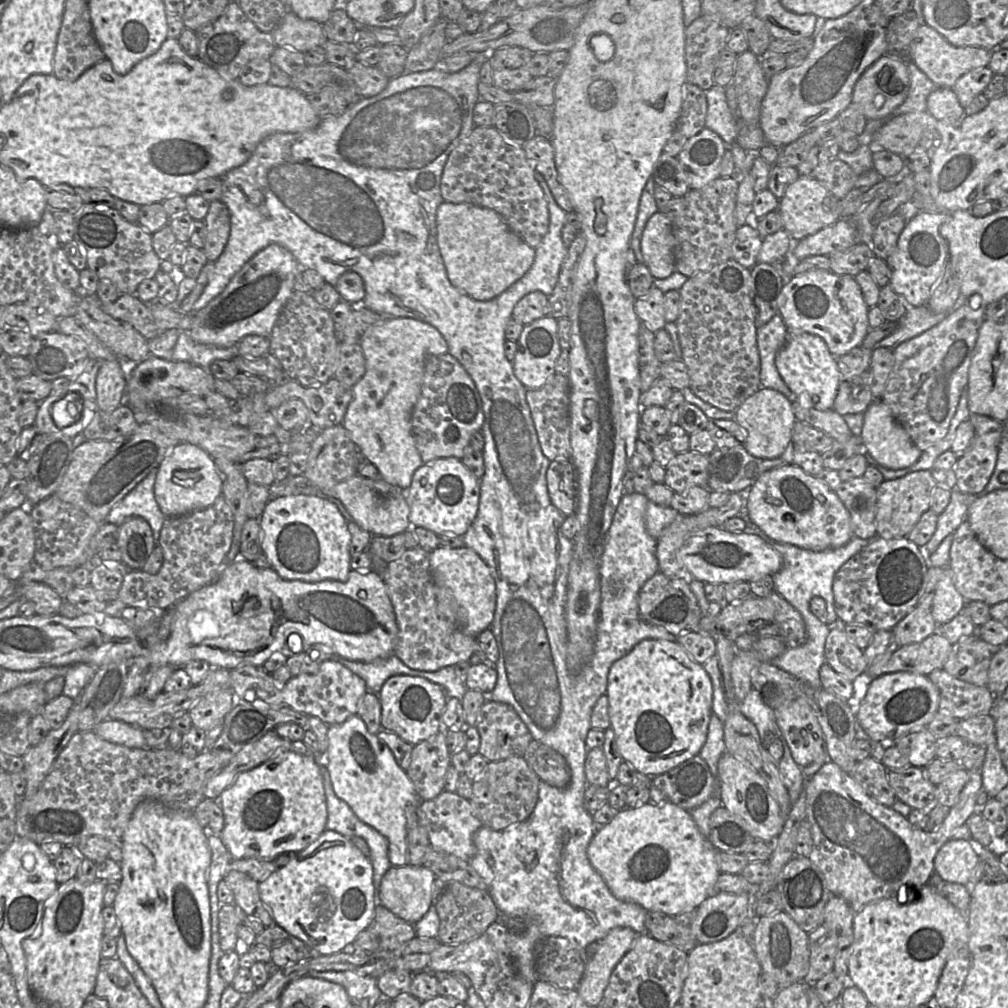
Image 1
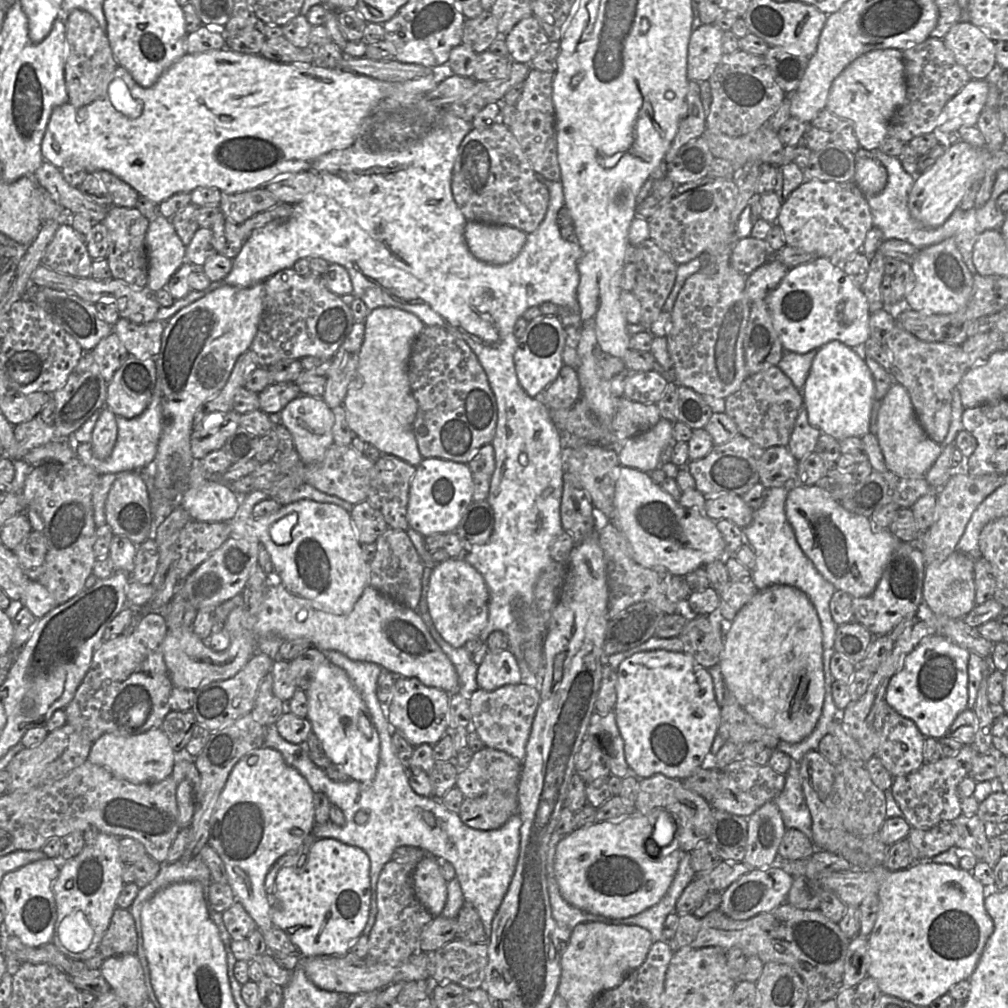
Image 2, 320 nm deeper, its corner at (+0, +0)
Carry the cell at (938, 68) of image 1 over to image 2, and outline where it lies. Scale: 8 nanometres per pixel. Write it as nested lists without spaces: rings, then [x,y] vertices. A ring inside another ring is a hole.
[[[970,21],[955,23],[943,41],[957,63],[963,66],[973,79],[987,79],[994,74],[997,64],[995,42]]]

